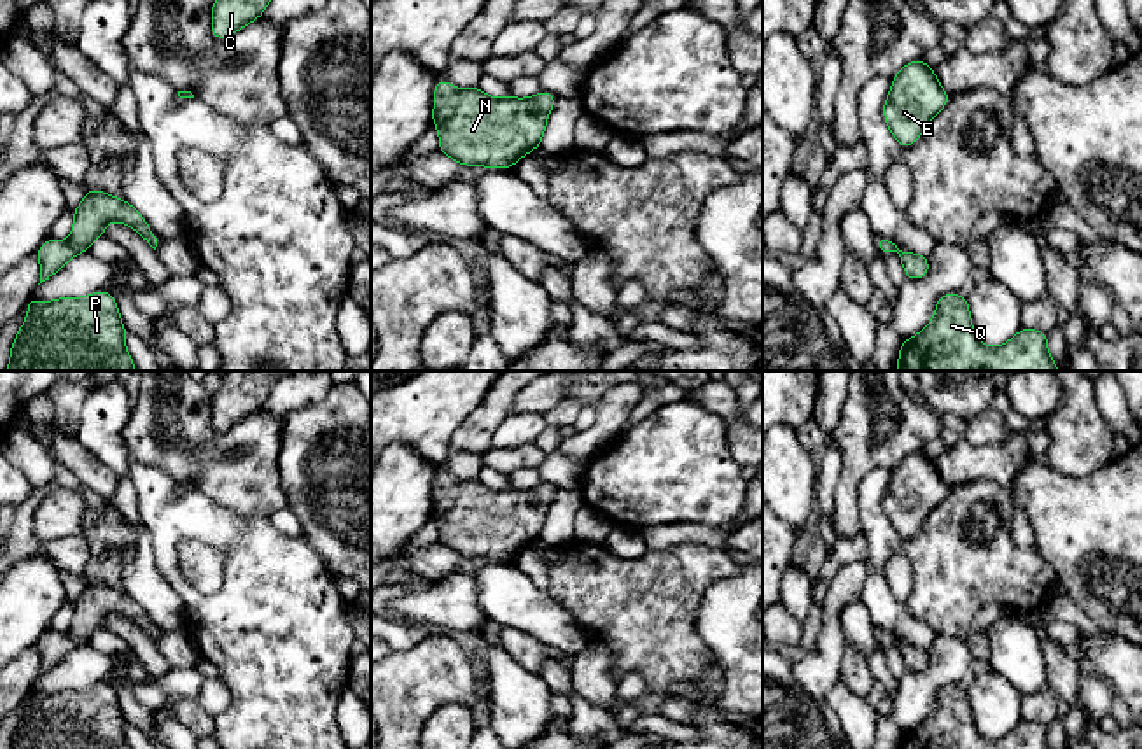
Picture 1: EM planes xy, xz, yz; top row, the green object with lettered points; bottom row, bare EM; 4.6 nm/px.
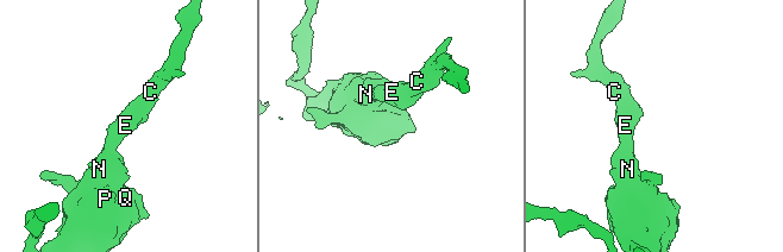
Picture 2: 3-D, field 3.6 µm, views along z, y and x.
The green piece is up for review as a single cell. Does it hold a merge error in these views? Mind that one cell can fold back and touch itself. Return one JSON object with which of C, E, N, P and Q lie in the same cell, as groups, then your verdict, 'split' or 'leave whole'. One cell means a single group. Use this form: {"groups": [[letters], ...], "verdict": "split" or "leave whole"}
{"groups": [["C", "E", "N", "P", "Q"]], "verdict": "leave whole"}

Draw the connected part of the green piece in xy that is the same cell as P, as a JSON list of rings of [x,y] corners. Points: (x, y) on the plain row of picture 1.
[[[107,682],[47,695],[38,695],[31,688],[26,700],[30,705],[12,735],[10,749],[129,749],[124,737],[128,723],[119,709],[115,690]]]

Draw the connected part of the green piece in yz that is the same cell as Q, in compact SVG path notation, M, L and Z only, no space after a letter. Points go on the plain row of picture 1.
M958 684L937 691L932 714L904 732L899 749L1051 749L1048 726L1021 721L1002 738L983 737L972 721L967 691Z

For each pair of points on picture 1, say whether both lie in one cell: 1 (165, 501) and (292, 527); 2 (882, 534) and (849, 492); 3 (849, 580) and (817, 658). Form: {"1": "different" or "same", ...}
{"1": "different", "2": "different", "3": "same"}

